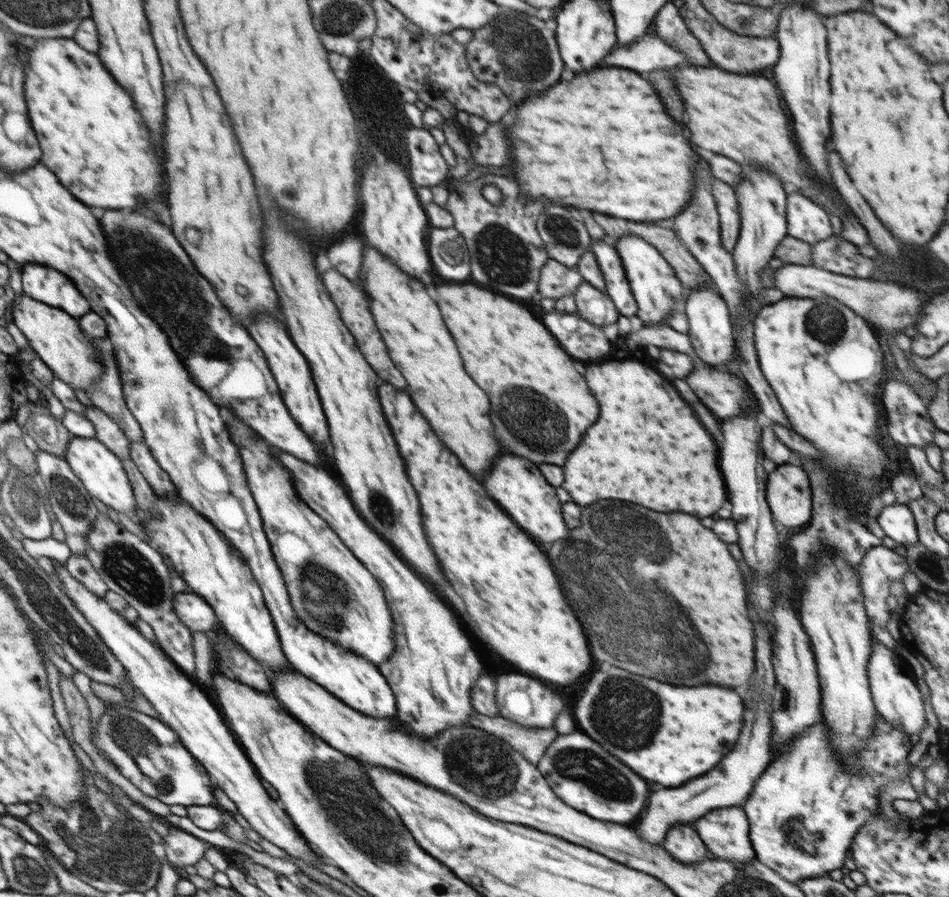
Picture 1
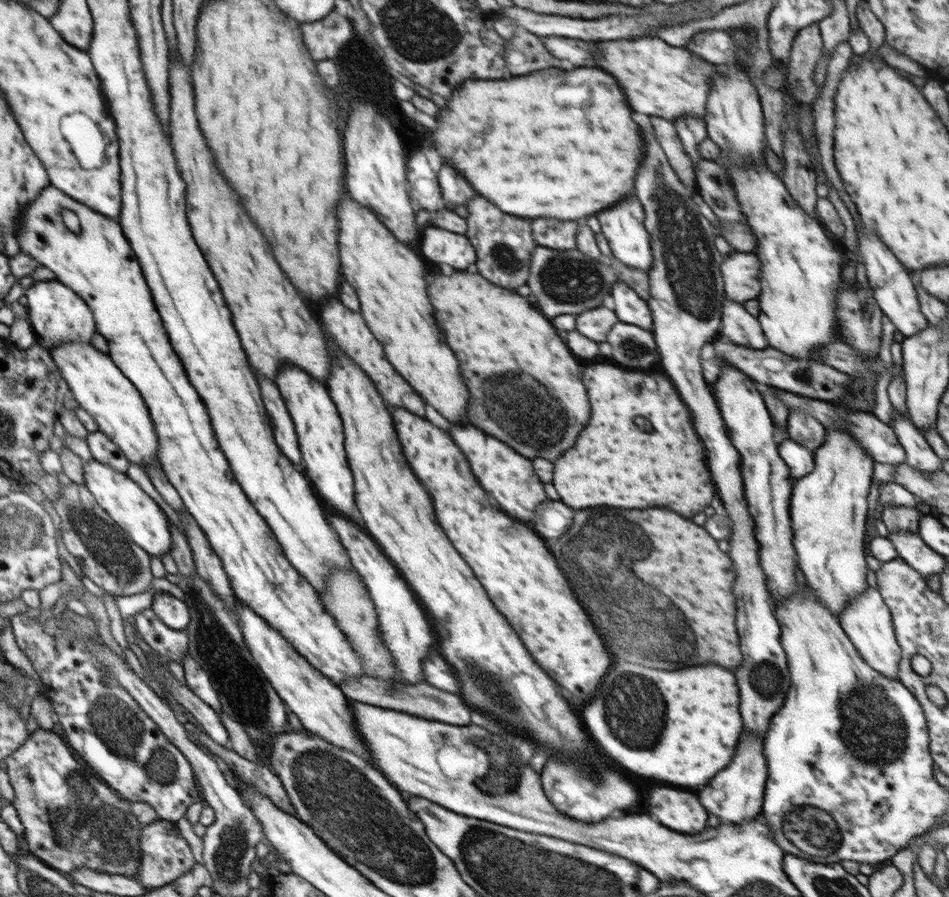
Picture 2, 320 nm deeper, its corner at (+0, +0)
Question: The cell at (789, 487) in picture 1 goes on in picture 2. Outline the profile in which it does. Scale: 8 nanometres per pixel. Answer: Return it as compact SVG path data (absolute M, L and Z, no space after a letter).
M780 438L778 445L779 455L788 466L793 482L812 473L815 462L813 452L809 448L792 442L792 440L782 442L782 438Z

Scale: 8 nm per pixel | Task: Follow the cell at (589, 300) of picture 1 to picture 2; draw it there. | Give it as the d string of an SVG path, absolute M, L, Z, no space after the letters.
M603 305L600 308L594 308L594 310L581 312L578 318L575 317L576 330L594 342L604 342L608 330L618 321L617 314Z

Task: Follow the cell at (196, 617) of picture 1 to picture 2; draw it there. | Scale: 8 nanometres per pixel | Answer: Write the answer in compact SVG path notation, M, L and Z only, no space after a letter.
M157 592L153 596L151 610L164 625L174 630L184 630L191 620L186 604L170 593Z

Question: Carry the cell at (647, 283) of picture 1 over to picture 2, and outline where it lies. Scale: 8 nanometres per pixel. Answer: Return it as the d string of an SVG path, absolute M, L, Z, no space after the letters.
M628 196L628 198L624 198L624 202L616 202L616 206L598 212L596 218L602 224L601 233L605 235L613 256L628 268L648 273L650 266L652 266L653 256L650 237L644 222L644 210L642 210L640 200L636 196Z

